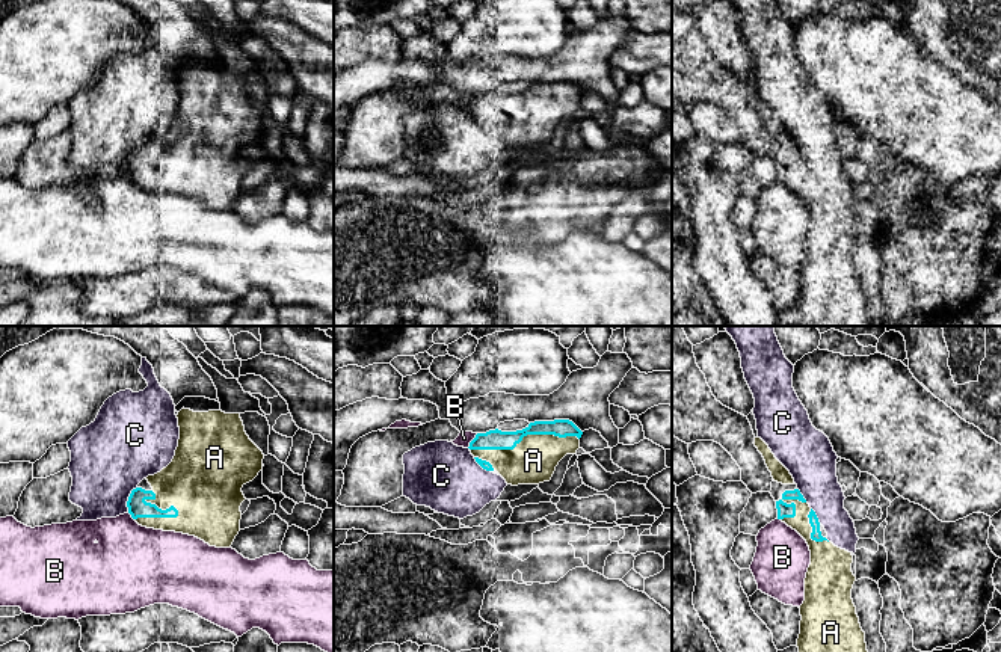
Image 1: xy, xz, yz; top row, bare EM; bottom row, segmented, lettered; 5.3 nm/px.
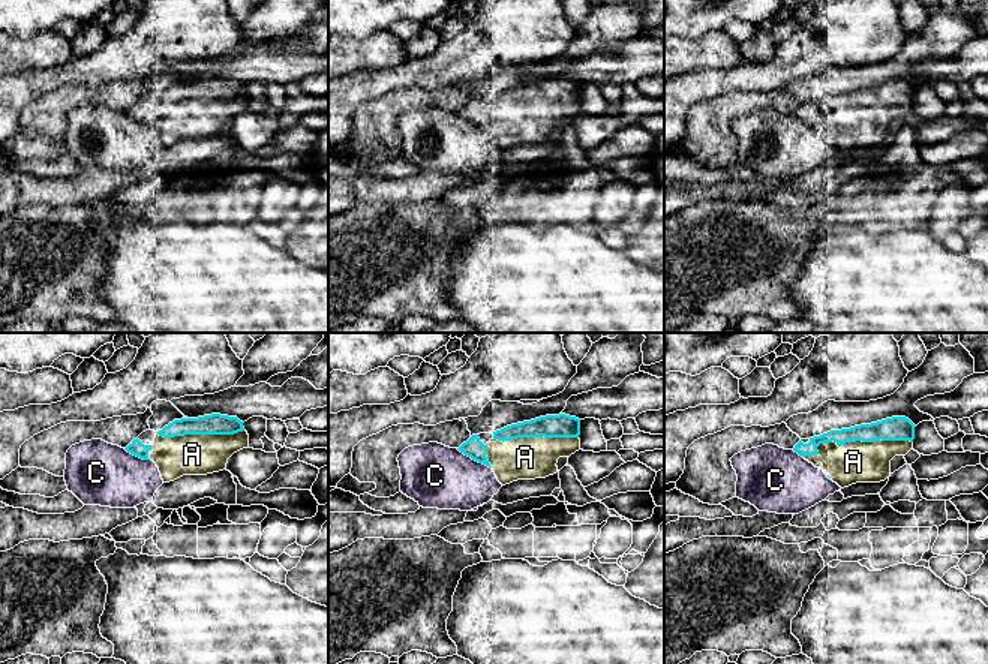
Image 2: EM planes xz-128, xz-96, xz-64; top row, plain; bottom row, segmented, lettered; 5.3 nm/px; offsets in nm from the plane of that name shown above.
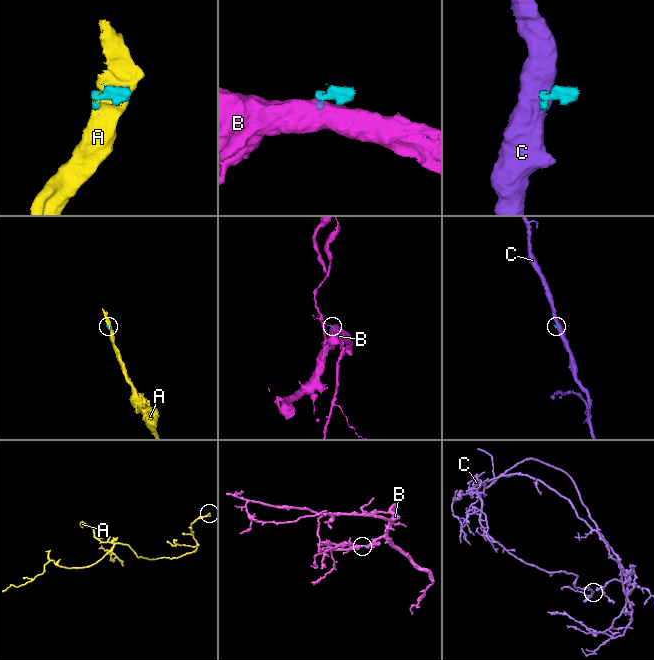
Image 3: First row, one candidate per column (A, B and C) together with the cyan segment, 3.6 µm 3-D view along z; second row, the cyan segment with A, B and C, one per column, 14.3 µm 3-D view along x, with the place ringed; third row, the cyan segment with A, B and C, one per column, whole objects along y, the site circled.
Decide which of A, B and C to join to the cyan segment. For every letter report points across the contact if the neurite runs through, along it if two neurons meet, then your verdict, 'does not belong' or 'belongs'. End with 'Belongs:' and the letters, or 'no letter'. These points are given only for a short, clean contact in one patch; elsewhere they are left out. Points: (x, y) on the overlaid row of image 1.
A: belongs
B: does not belong
C: border along xy (136, 486), (129, 497), (127, 512); does not belong
Belongs: A

